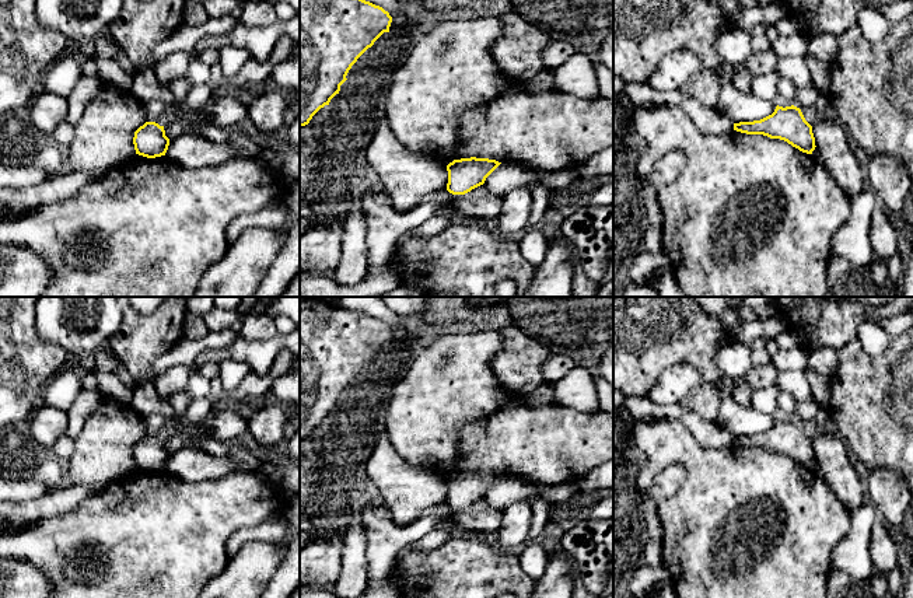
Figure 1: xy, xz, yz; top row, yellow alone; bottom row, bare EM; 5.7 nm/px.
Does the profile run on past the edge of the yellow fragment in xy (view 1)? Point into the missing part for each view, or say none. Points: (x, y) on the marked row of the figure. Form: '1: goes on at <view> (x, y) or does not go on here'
1: does not go on here

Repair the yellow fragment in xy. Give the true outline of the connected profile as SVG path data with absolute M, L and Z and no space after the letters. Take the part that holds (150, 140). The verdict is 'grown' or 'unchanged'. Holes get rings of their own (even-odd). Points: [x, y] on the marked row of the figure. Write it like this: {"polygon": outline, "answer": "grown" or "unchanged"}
{"polygon": "M146 122L134 132L133 144L136 154L155 158L165 155L169 139L165 136L164 126L155 122Z", "answer": "unchanged"}

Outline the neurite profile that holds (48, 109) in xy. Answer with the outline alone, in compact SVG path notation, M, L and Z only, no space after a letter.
M39 90L29 105L31 130L49 139L53 130L66 120L67 98Z

